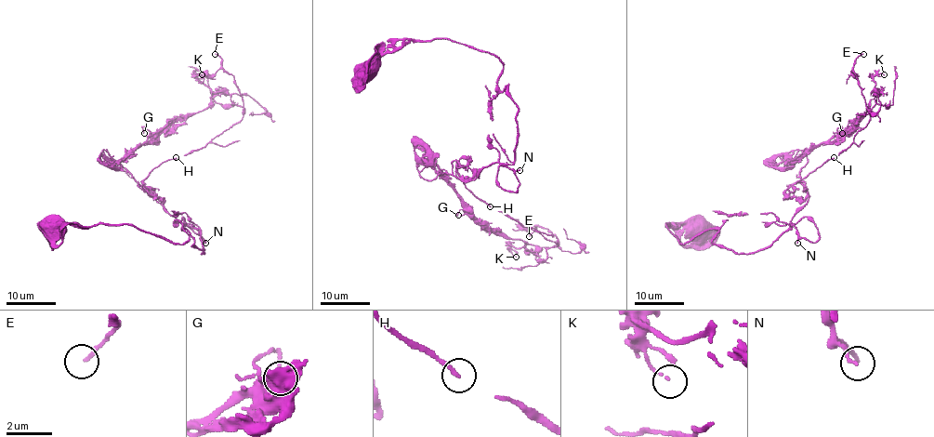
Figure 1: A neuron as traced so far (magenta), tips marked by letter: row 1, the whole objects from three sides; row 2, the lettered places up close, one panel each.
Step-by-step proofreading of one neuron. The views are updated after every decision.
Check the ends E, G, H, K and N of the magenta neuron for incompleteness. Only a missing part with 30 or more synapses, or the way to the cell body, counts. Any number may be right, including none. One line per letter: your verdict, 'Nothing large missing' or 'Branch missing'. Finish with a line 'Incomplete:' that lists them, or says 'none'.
E: Nothing large missing
G: Nothing large missing
H: Nothing large missing
K: Nothing large missing
N: Nothing large missing
Incomplete: none

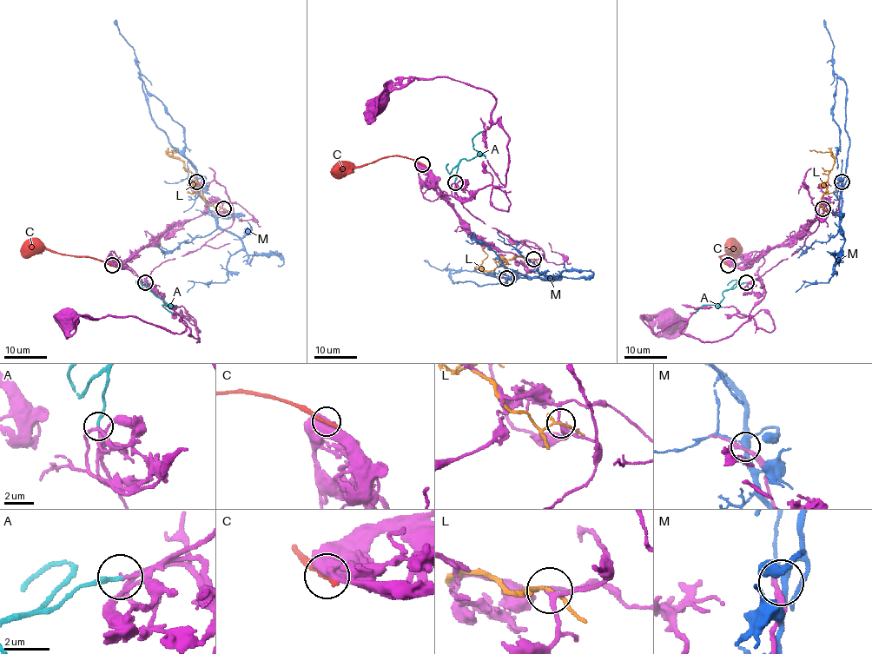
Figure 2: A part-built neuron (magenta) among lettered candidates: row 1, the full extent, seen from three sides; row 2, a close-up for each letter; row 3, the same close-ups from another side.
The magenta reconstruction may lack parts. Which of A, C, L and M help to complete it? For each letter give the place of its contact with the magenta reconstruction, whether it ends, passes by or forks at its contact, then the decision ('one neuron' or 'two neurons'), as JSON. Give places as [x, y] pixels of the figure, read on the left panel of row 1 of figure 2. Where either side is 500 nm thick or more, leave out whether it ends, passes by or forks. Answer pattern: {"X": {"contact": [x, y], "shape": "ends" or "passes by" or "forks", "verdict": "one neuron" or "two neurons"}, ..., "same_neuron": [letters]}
{"A": {"contact": [145, 282], "shape": "ends", "verdict": "one neuron"}, "C": {"contact": [112, 265], "verdict": "two neurons"}, "L": {"contact": [223, 208], "shape": "passes by", "verdict": "two neurons"}, "M": {"contact": [196, 181], "shape": "forks", "verdict": "two neurons"}, "same_neuron": ["A"]}

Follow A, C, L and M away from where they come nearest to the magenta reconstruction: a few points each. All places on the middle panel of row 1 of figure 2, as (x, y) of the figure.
A: (454, 182), (459, 163), (463, 159), (472, 159), (478, 154), (472, 147), (472, 138), (483, 131)
C: (422, 164), (407, 158), (387, 155), (359, 166), (337, 168), (331, 174)
L: (533, 259), (526, 260), (517, 255), (494, 269), (483, 271), (478, 267), (487, 257), (481, 246)
M: (506, 278), (480, 286), (450, 278), (454, 272), (475, 268), (495, 276), (505, 273)

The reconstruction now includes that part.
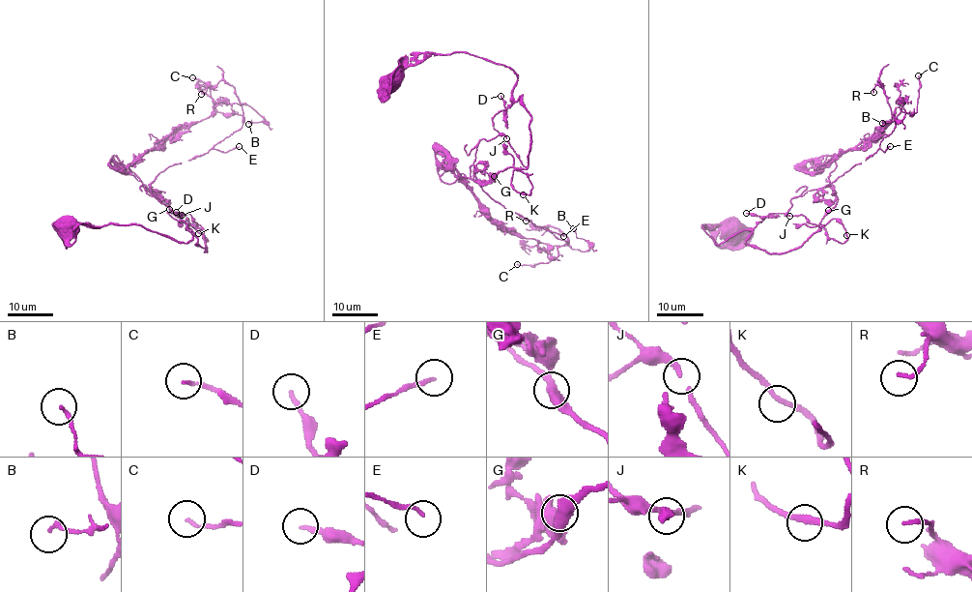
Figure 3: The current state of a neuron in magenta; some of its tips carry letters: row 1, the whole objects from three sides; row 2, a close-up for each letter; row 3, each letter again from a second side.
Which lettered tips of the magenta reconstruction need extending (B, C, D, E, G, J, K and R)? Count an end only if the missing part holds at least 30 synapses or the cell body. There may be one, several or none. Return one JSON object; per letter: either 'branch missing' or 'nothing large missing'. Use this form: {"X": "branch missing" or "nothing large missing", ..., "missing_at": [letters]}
{"B": "nothing large missing", "C": "nothing large missing", "D": "nothing large missing", "E": "branch missing", "G": "nothing large missing", "J": "nothing large missing", "K": "nothing large missing", "R": "nothing large missing", "missing_at": ["E"]}

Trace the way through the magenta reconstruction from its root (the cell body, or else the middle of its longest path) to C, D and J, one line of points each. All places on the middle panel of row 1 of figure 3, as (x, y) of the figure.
C: (391, 83), (455, 52), (517, 76), (470, 177), (441, 179), (449, 170), (503, 228), (557, 247), (517, 264)
D: (391, 83), (405, 68), (432, 54), (467, 52), (513, 72), (512, 103), (504, 109), (500, 96)
J: (391, 83), (432, 54), (467, 52), (505, 65), (517, 83), (512, 103), (493, 117), (493, 127), (506, 138)

